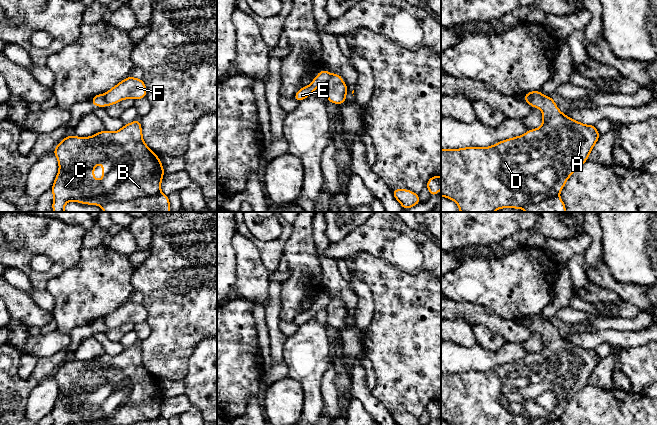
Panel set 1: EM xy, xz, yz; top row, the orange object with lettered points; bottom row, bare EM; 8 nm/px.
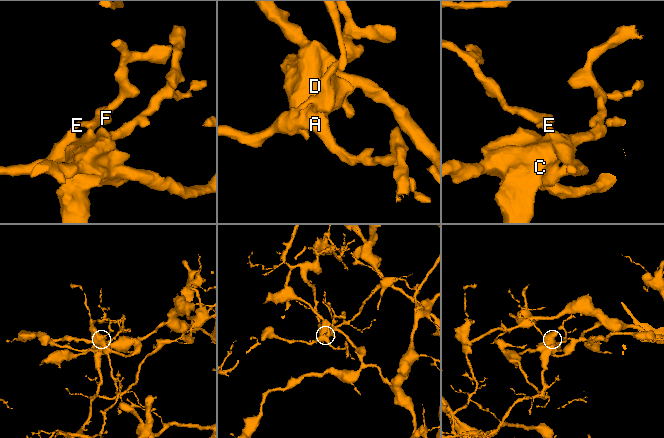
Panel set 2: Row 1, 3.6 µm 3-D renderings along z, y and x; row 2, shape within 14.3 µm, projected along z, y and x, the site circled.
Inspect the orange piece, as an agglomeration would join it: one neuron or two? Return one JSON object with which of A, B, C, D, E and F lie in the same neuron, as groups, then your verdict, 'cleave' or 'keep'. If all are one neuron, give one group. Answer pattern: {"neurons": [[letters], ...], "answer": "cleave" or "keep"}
{"neurons": [["A", "B", "C", "D", "F"], ["E"]], "answer": "cleave"}

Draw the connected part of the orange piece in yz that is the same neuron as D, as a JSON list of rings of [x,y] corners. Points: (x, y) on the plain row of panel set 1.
[[[540,314],[531,315],[524,319],[523,323],[529,327],[531,331],[538,332],[543,335],[542,349],[537,353],[528,354],[523,359],[512,361],[504,365],[499,365],[489,371],[465,371],[460,373],[441,373],[441,417],[444,421],[453,425],[543,425],[553,420],[558,420],[565,410],[566,405],[573,396],[580,392],[587,384],[592,376],[594,369],[601,360],[595,349],[586,349],[580,347],[567,339],[563,338],[556,330],[552,321],[543,319]]]

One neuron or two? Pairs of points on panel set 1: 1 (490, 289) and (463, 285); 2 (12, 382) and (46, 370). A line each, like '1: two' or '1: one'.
1: one
2: one

